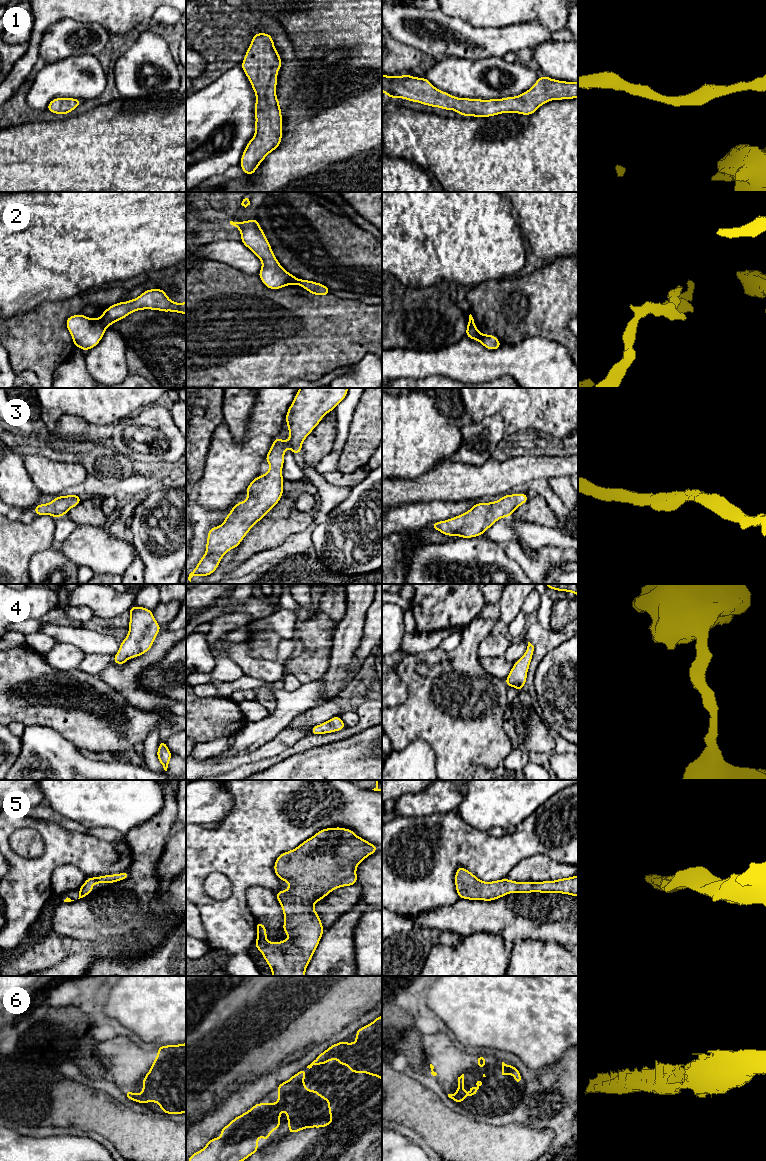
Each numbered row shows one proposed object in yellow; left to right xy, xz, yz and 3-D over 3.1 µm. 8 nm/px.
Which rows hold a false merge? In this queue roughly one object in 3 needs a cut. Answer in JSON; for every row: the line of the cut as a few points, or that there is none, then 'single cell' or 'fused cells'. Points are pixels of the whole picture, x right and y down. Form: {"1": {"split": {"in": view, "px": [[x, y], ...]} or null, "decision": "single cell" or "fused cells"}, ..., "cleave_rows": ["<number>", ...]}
{"1": {"split": null, "decision": "single cell"}, "2": {"split": {"in": "xy", "px": [[99, 318], [106, 327]]}, "decision": "fused cells"}, "3": {"split": null, "decision": "single cell"}, "4": {"split": null, "decision": "single cell"}, "5": {"split": null, "decision": "single cell"}, "6": {"split": null, "decision": "single cell"}, "cleave_rows": ["2"]}

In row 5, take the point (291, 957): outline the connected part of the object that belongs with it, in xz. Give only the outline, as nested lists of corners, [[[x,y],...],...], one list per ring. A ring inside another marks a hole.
[[[335,827],[322,829],[295,849],[277,857],[275,874],[280,880],[288,882],[290,887],[274,894],[284,913],[282,929],[292,939],[268,942],[266,927],[262,922],[256,922],[258,936],[254,945],[271,968],[272,976],[305,976],[306,968],[325,931],[313,905],[337,888],[357,884],[358,865],[375,852],[377,845],[357,836],[353,830]]]

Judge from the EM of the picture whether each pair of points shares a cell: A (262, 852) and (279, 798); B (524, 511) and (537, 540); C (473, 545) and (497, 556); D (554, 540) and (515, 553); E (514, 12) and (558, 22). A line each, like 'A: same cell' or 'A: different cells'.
A: same cell
B: different cells
C: same cell
D: different cells
E: same cell

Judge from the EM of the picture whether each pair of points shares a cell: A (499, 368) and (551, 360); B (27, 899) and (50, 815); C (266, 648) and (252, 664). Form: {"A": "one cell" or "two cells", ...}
{"A": "one cell", "B": "two cells", "C": "two cells"}

